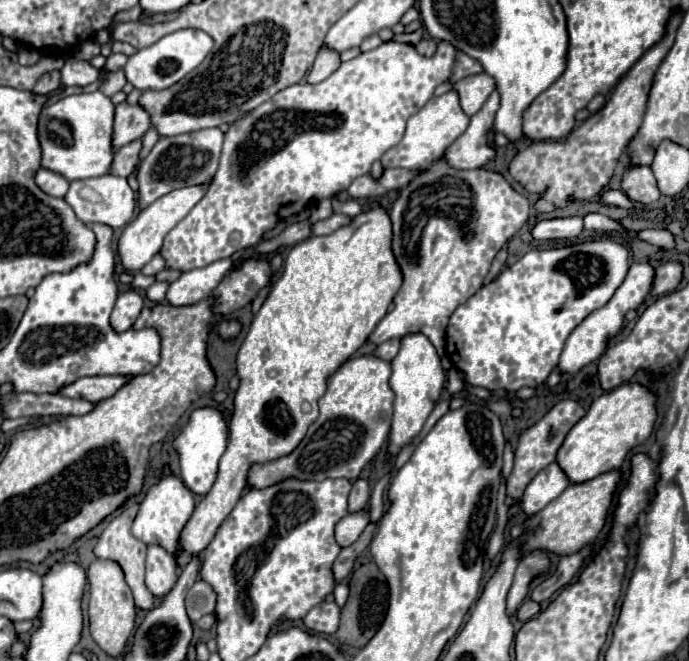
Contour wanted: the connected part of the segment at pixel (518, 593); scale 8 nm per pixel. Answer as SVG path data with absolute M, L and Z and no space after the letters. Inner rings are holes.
M543 550L531 552L531 554L527 554L527 556L519 562L517 572L515 572L513 586L511 586L509 596L507 596L507 614L515 614L515 610L519 608L519 604L521 604L523 598L527 596L529 582L531 582L537 574L543 574L547 568L549 568L549 558L547 558L547 552L543 552Z

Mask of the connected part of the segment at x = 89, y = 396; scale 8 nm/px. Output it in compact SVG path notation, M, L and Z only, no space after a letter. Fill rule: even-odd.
M93 376L93 378L79 378L75 384L61 388L59 394L69 396L69 398L85 398L91 402L101 402L115 392L119 392L125 384L129 382L127 376Z

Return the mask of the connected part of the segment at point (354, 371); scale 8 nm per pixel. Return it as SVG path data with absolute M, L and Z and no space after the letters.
M373 354L349 358L327 382L327 392L319 398L319 418L311 424L301 446L275 462L253 466L249 472L249 486L267 488L285 478L325 480L347 478L357 480L363 466L375 458L387 440L393 416L393 390L389 386L391 364L377 360Z

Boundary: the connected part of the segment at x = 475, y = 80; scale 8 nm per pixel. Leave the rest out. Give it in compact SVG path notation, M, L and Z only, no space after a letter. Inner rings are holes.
M481 72L481 74L475 74L475 76L467 76L463 80L457 80L457 82L443 82L435 94L441 96L449 90L455 90L459 94L459 104L463 108L463 112L467 116L473 116L481 110L483 102L489 98L489 94L495 90L495 80Z

